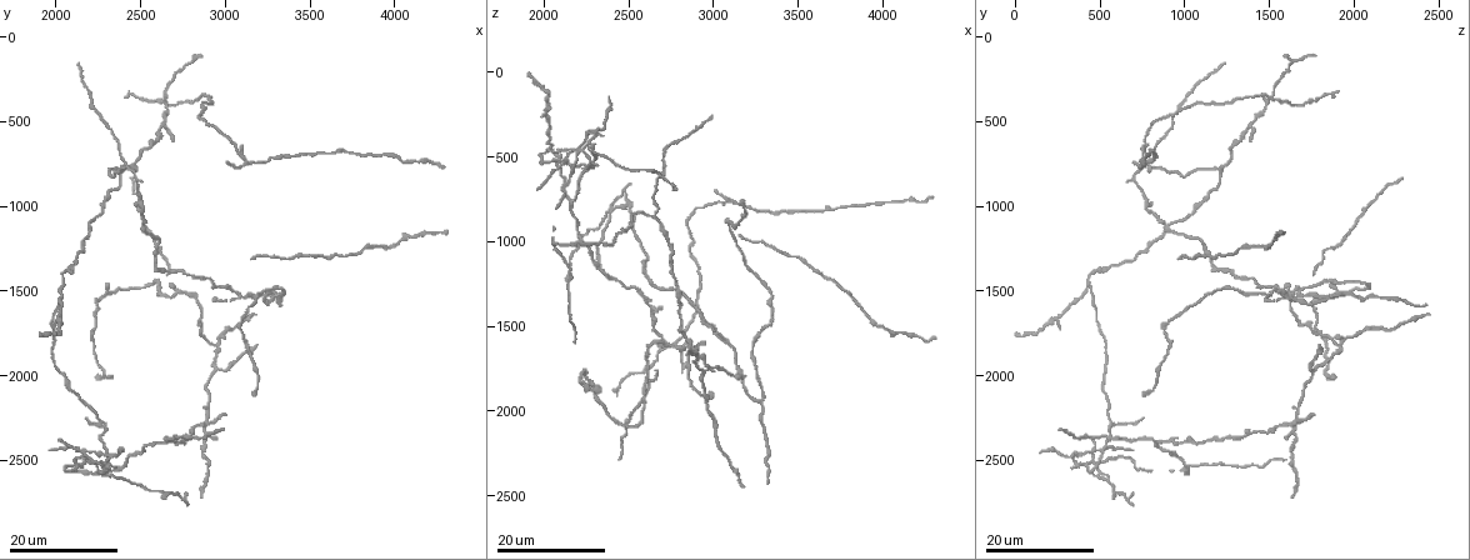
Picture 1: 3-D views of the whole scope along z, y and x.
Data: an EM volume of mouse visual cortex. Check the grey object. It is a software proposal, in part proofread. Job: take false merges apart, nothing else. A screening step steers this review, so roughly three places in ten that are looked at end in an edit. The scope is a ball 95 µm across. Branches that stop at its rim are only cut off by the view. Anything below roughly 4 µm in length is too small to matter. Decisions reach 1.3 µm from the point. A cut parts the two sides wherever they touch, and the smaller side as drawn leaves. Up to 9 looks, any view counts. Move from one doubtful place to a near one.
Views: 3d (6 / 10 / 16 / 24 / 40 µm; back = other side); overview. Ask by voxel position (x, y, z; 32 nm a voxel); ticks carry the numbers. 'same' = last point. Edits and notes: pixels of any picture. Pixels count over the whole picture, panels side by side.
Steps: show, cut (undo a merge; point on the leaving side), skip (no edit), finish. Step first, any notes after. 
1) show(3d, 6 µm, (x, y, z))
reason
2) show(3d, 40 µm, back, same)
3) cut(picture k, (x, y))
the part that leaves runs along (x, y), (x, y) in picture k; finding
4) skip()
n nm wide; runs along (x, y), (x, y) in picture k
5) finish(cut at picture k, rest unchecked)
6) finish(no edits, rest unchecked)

show(3d, 16 µm, (2460, 800, 700))
thin neck

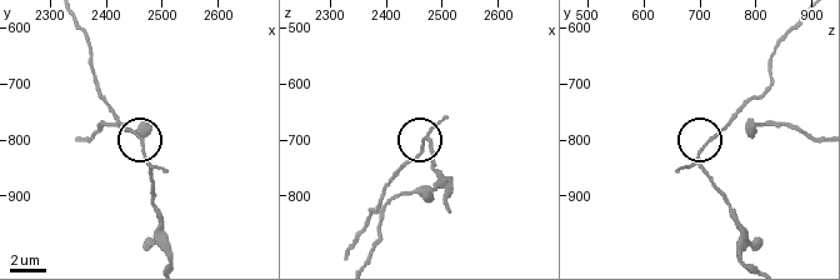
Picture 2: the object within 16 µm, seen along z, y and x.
show(3d, 6 µm, (2465, 820, 705))
closer look

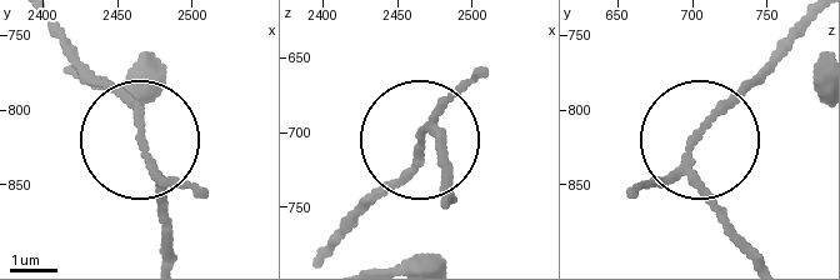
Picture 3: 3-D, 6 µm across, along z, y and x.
cut(picture 3, (141, 106))
the part that leaves runs along (150, 165), (126, 98), (54, 26) in picture 3; two neurons meet here

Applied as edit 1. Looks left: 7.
show(overview)

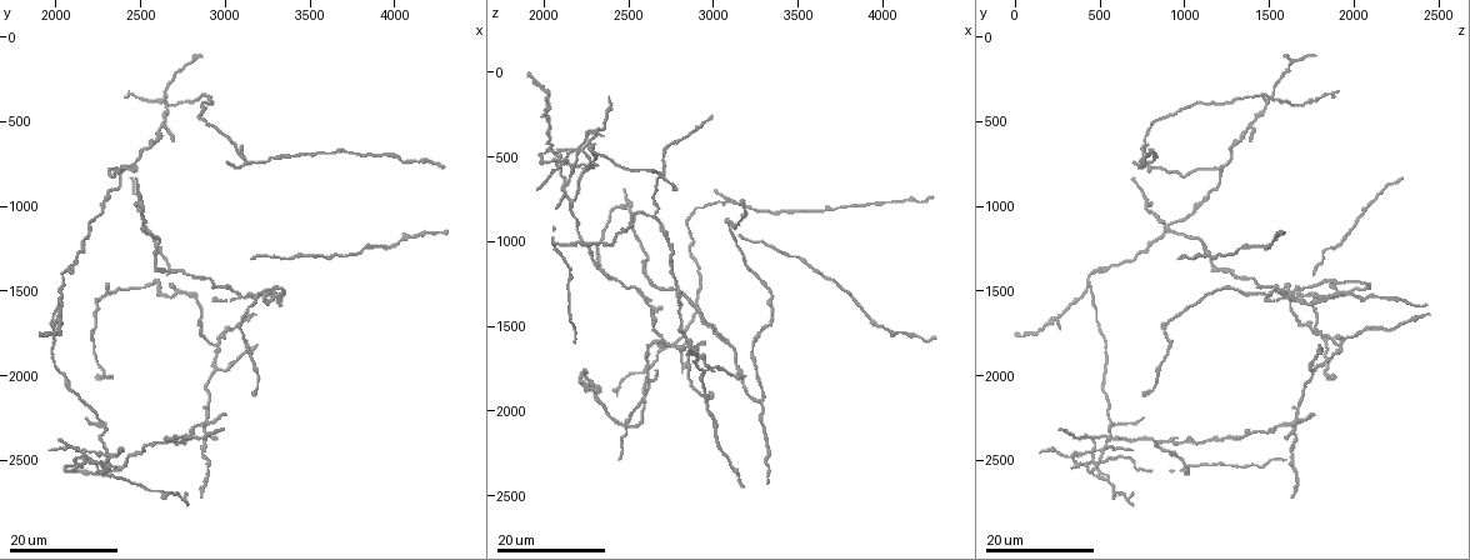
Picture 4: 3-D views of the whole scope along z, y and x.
show(3d, 24 µm, (2940, 1820, 1920))
three arms meet

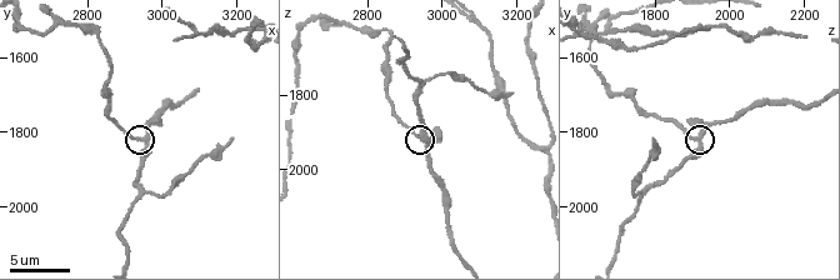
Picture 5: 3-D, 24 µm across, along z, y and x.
show(3d, 10 µm, (2950, 1820, 1920))
zoom in

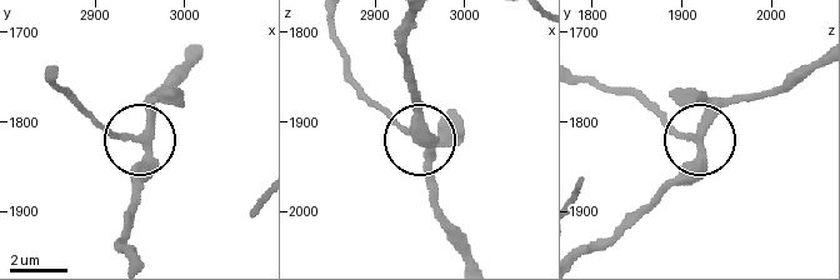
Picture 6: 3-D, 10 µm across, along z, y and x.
show(3d, 6 µm, (2950, 1820, 1915))

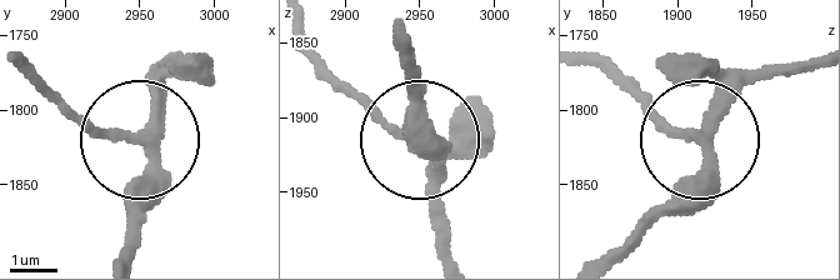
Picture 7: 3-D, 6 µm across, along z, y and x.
skip()
3 arms; runs along (174, 54), (154, 78), (143, 141), (95, 130), (39, 78) in picture 7; all the same neuron

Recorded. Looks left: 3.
show(3d, 24 µm, (3280, 1520, 1940))
a fork

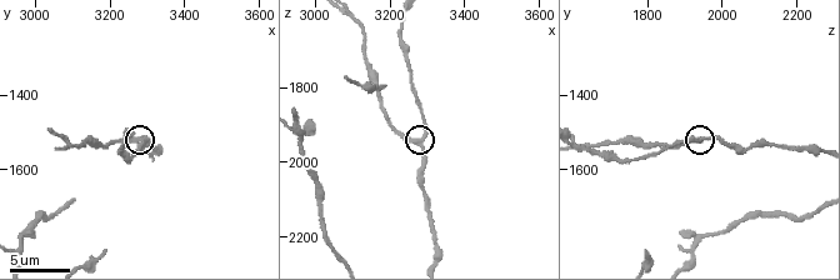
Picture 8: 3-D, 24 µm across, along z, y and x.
show(3d, 10 µm, (3280, 1520, 1950))

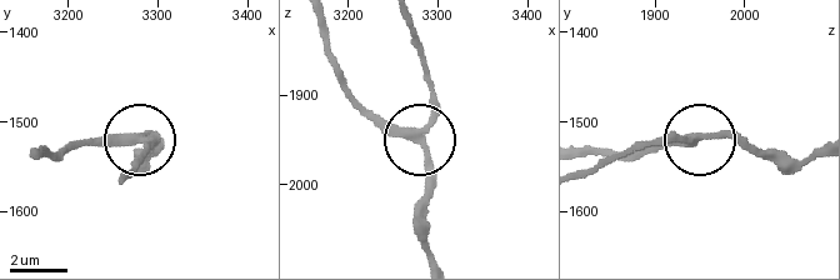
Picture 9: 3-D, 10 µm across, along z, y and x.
skip()
250 nm wide; runs along (319, 26), (340, 84), (418, 136), (434, 105), (426, 58) in picture 9; continuous, no second neuron

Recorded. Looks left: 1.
finish(cut at picture 3, rest unchecked)

